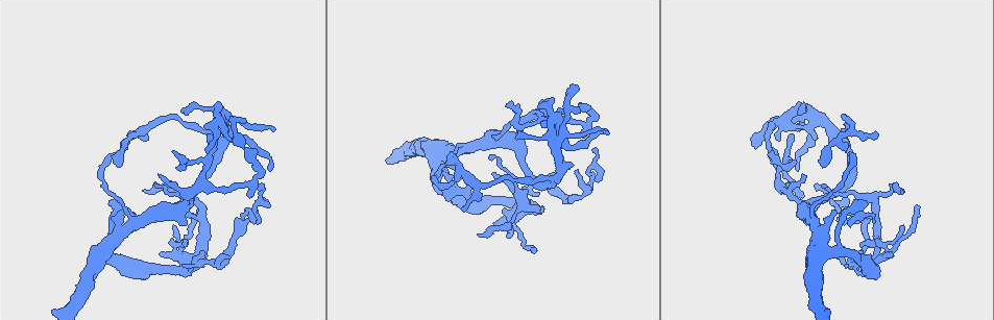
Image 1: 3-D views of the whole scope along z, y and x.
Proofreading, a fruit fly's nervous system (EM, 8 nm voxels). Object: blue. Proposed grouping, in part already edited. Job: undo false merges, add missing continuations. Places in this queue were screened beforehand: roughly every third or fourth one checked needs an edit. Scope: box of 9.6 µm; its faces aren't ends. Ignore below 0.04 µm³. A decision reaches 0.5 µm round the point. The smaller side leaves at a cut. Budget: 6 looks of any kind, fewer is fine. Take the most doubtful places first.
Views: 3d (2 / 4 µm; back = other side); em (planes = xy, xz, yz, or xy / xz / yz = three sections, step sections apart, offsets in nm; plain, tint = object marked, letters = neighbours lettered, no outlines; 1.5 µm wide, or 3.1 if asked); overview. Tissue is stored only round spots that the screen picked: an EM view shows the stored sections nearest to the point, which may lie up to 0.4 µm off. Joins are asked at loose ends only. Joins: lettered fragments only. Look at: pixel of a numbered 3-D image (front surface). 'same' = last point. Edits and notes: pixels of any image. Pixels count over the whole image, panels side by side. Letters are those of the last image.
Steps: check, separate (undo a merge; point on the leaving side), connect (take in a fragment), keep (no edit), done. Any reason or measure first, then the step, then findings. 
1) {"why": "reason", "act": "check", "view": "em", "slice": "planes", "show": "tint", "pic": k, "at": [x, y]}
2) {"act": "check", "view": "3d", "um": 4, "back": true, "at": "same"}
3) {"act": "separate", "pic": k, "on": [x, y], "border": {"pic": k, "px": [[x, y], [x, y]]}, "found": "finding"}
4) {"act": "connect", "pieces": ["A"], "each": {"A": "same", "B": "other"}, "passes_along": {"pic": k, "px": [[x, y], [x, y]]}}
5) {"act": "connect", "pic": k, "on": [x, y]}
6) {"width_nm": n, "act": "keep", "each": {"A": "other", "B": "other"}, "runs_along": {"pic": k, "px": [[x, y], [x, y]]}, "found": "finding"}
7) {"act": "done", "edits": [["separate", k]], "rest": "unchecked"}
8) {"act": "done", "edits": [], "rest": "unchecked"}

{"why": "branch stops here", "act": "check", "view": "em", "slice": "xz", "step": 8, "show": "letters", "pic": 1, "at": [802, 196]}

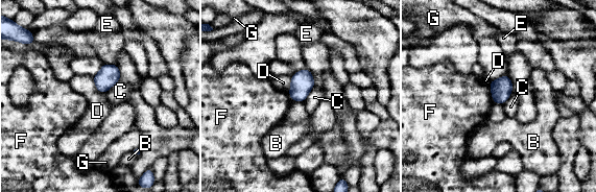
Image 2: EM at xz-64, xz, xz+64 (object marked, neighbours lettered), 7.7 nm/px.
{"act": "keep", "each": {"B": "other", "C": "other", "D": "other", "E": "other", "F": "other", "G": "other"}, "border": {"pic": 2, "px": [[314, 87], [303, 101]]}, "found": "none of them fits"}

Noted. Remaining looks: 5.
{"act": "check", "view": "em", "slice": "yz", "step": 8, "show": "tint", "pic": 1, "at": [494, 135]}

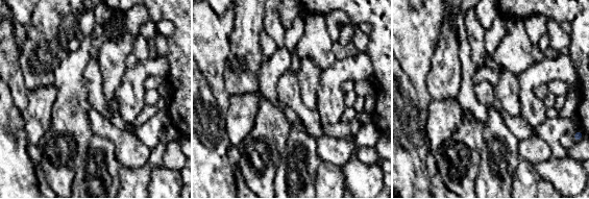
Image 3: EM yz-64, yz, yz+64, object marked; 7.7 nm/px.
{"why": "another direction", "act": "check", "view": "em", "slice": "planes", "show": "letters", "at": "same"}

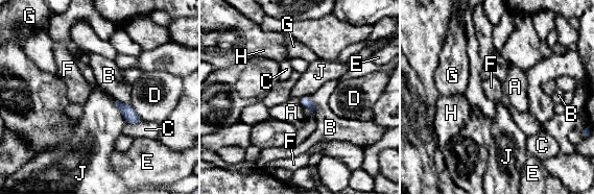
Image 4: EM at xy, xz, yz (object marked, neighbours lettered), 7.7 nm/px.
{"act": "keep", "each": {"A": "other", "B": "other", "C": "other", "D": "other", "E": "other", "F": "other", "G": "other", "H": "other", "J": "other"}, "border": {"pic": 4, "px": [[115, 100], [116, 106], [126, 122]]}, "found": "no lettered fragment goes on from it"}

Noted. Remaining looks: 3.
{"why": "branch stops here", "act": "check", "view": "em", "slice": "xz", "step": 4, "show": "letters", "pic": 1, "at": [515, 139]}

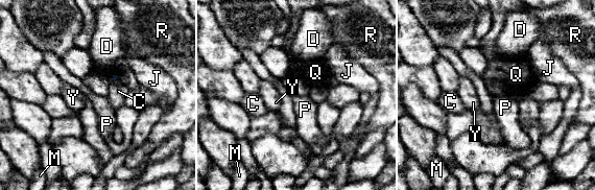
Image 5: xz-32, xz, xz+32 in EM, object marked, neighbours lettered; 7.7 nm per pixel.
{"why": "cut it another way", "act": "check", "view": "em", "slice": "planes", "show": "letters", "at": "same"}

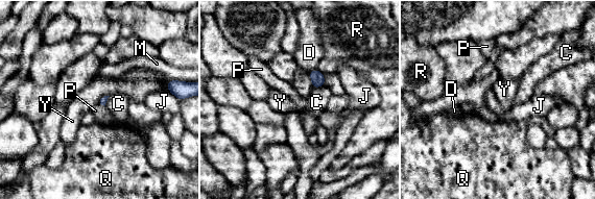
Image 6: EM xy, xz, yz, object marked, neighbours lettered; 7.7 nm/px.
{"longest_contact_nm": ["C", 110], "act": "keep", "each": {"C": "other", "D": "other", "J": "other", "M": "other", "P": "other", "Q": "other", "R": "other", "Y": "other"}, "found": "none of them fits"}

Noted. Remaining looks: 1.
{"act": "done", "edits": [], "rest": "unchecked"}

